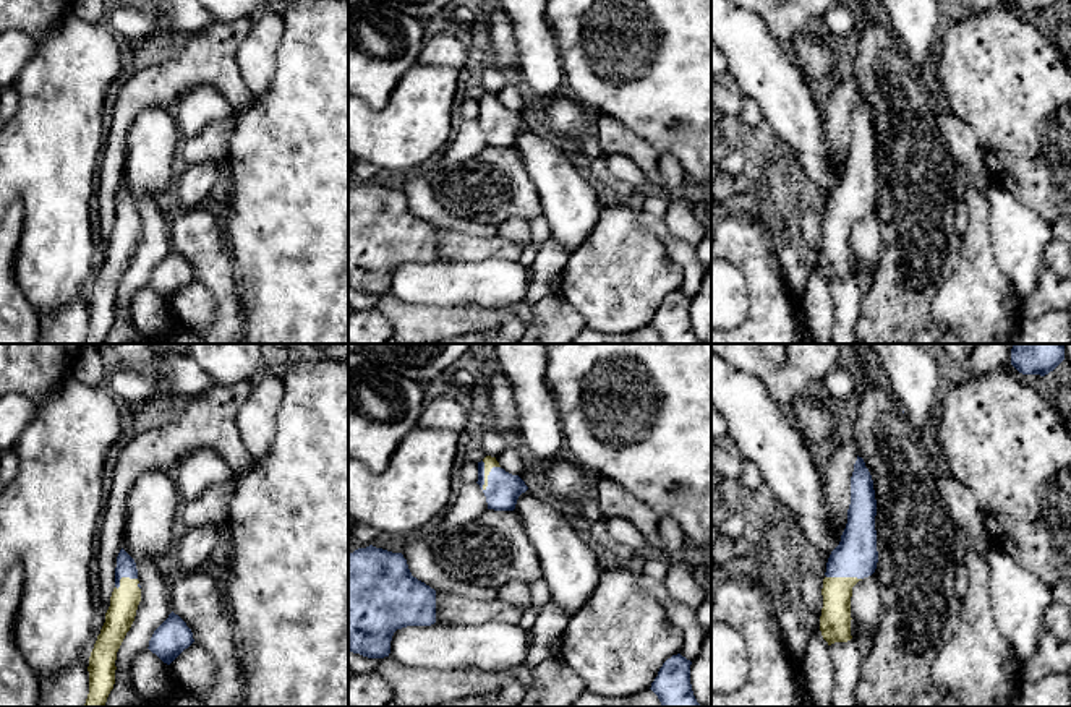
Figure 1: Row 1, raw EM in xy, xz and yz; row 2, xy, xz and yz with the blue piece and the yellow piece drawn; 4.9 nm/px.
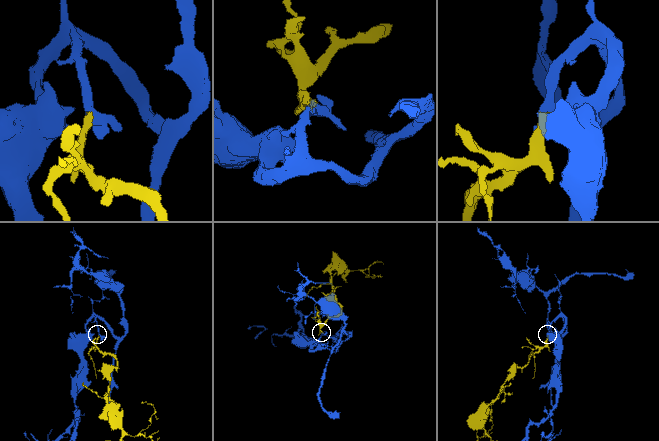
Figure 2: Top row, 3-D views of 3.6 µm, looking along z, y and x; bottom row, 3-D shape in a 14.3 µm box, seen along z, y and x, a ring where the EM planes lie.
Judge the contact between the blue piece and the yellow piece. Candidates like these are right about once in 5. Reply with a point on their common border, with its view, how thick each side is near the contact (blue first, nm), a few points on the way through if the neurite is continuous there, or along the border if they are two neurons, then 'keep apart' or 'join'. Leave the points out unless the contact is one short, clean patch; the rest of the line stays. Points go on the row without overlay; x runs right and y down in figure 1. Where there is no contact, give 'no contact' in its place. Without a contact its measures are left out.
meets blue in xz at (488, 112); 170 nm thick on the blue side, 60 nm on the other; runs through xz (503, 127), (488, 112), (490, 99); join

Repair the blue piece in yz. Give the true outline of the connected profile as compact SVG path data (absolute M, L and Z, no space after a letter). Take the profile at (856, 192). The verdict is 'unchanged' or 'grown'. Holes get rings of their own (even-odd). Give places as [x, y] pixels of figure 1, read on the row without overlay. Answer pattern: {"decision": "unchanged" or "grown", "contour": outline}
{"decision": "grown", "contour": "M857 92L851 114L847 161L839 182L828 195L821 225L820 268L828 282L852 276L852 224L864 214L872 212L878 199L875 152L873 117L864 96Z"}

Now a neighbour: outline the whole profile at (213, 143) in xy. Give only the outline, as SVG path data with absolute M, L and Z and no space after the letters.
M235 117L212 122L198 136L181 139L178 146L180 165L225 161L233 125Z

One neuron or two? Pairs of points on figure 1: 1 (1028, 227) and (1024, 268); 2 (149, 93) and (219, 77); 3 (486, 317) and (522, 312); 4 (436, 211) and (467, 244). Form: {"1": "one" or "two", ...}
{"1": "one", "2": "one", "3": "one", "4": "two"}

